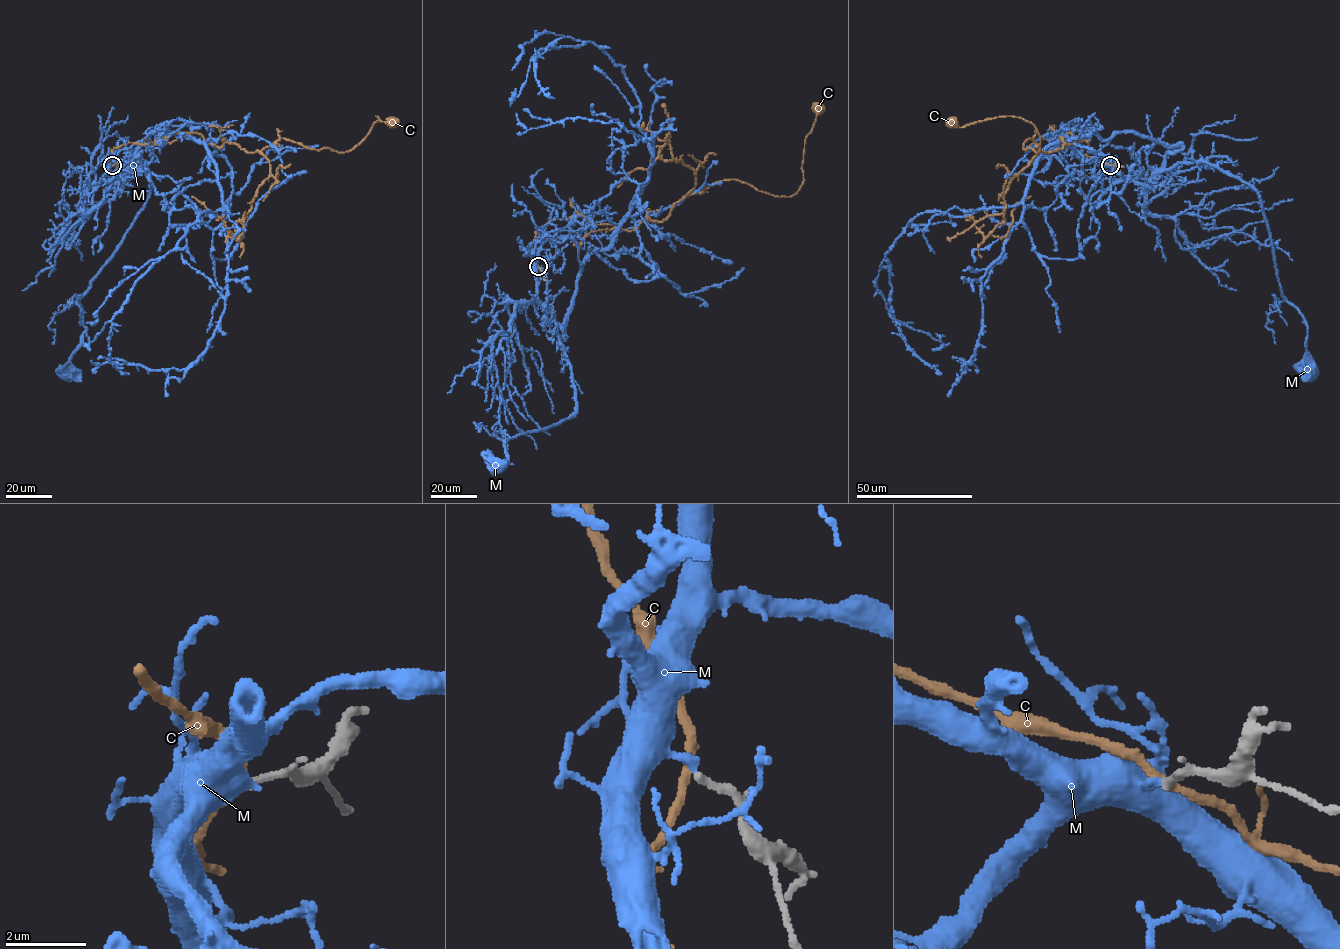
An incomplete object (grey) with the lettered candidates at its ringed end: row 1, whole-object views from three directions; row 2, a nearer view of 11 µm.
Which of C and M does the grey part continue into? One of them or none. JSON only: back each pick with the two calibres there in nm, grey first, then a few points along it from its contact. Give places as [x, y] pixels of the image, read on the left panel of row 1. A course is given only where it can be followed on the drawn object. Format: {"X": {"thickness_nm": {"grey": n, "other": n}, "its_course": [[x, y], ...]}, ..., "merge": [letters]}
{"M": {"thickness_nm": {"grey": 190, "other": 200}, "its_course": [[112, 165], [113, 183], [142, 161], [150, 190], [124, 239], [80, 299], [85, 331], [68, 361], [69, 374]]}, "merge": ["M"]}

